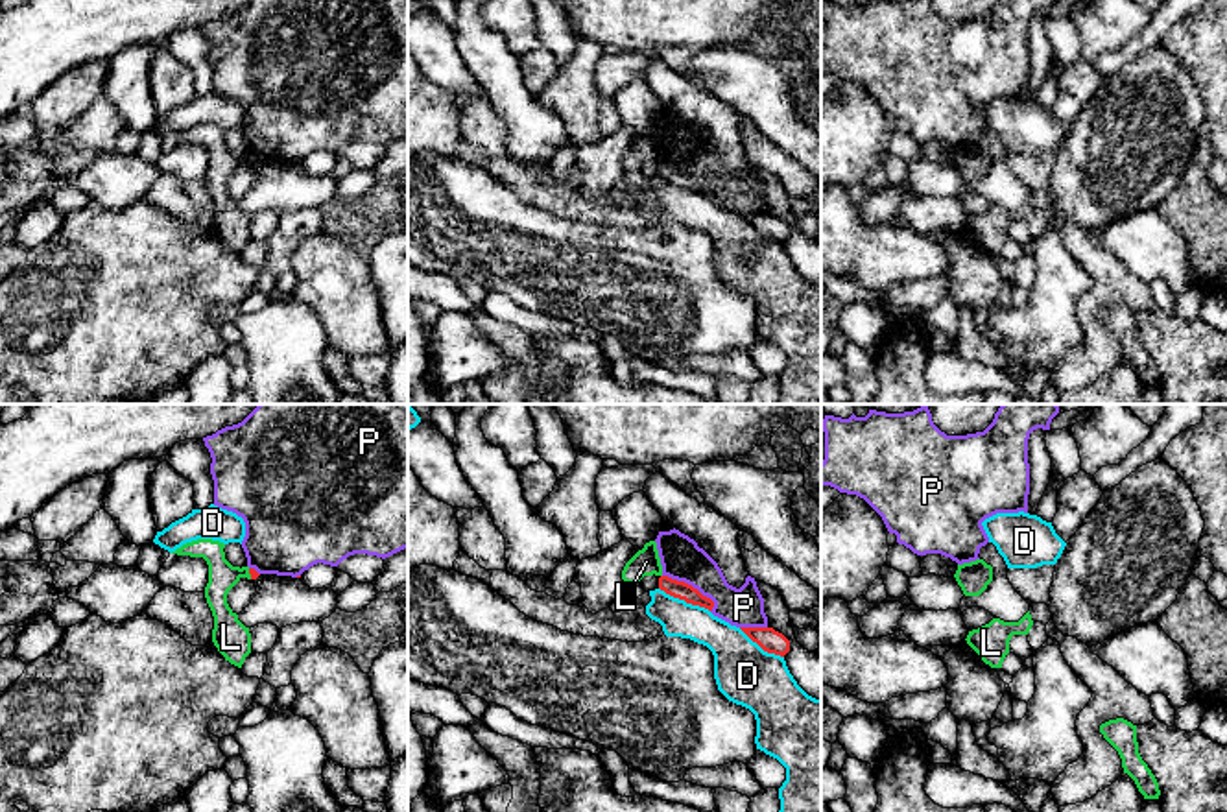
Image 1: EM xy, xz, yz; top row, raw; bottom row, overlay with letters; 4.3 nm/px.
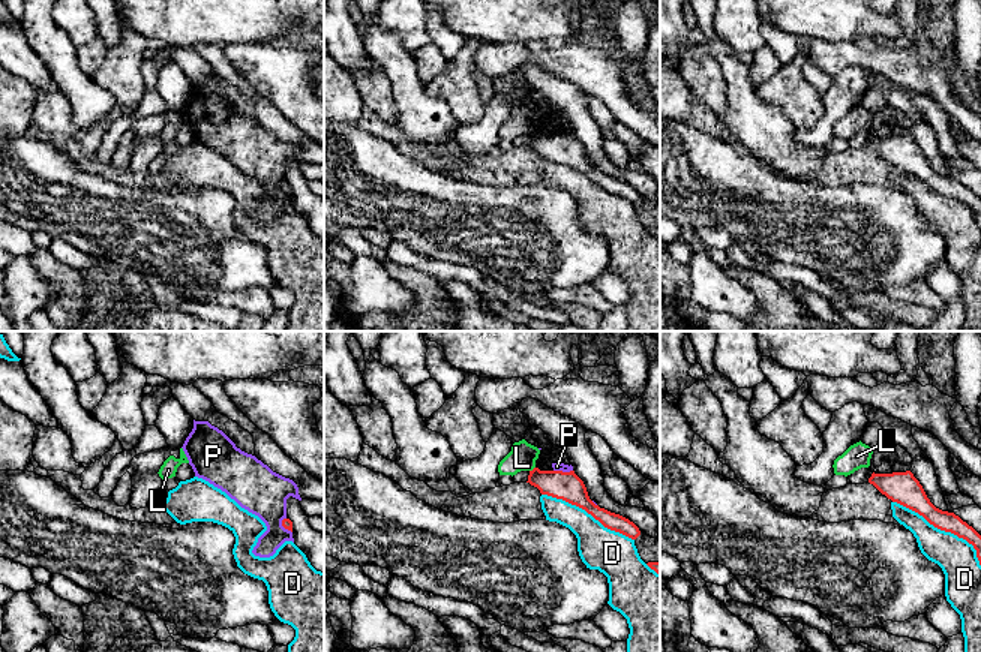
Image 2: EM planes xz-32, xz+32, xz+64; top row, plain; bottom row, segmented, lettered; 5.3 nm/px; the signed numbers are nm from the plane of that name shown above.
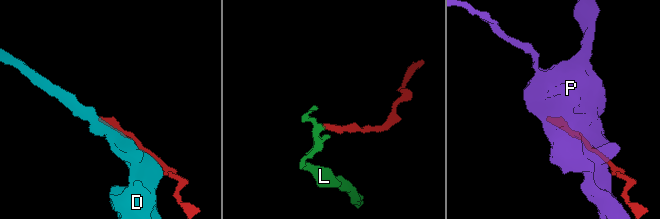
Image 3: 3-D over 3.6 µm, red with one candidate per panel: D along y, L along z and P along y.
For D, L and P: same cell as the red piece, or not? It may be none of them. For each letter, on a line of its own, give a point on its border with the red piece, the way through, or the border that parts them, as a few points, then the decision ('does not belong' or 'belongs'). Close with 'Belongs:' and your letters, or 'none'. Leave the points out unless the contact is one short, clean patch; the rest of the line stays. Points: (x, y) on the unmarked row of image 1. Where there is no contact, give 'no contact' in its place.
D: meets red in xz at (685, 187); does not belong
L: meets red in xy at (250, 159); border along xy (248, 155), (251, 165); does not belong
P: meets red in xz at (690, 172); does not belong
Belongs: none

